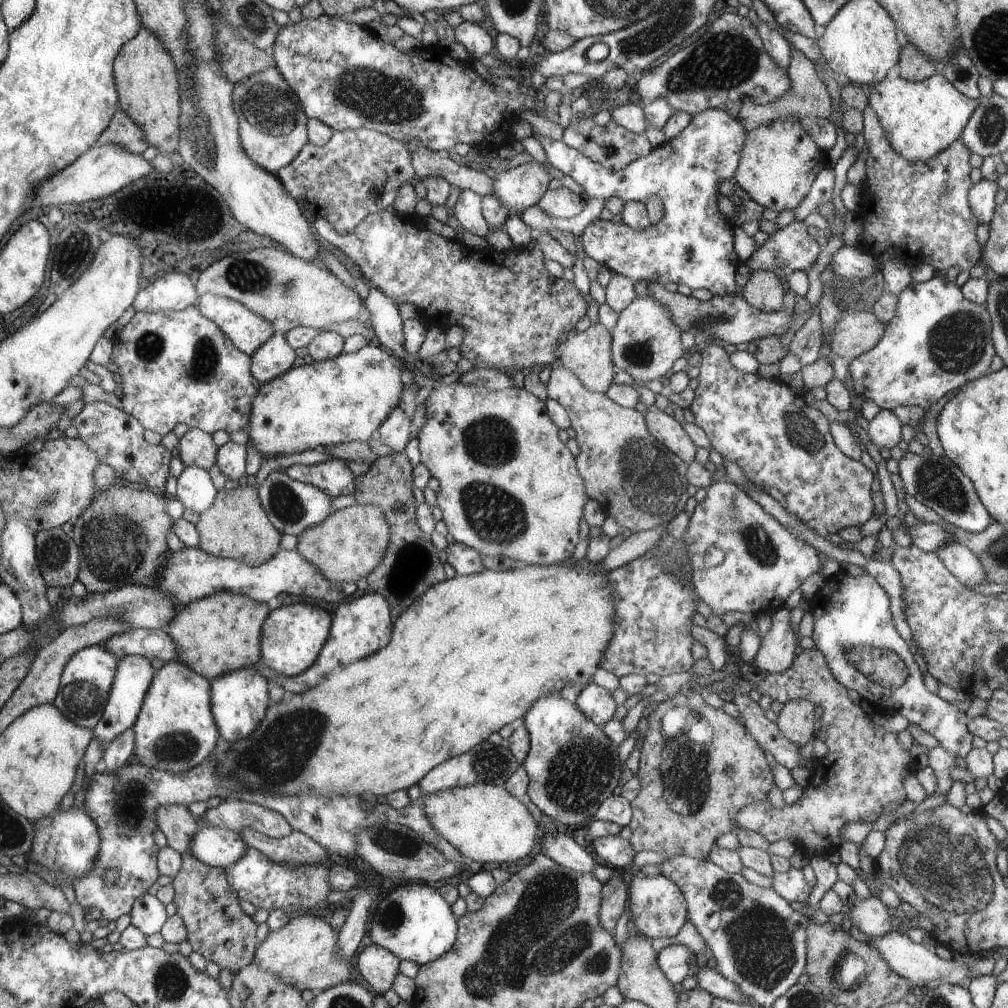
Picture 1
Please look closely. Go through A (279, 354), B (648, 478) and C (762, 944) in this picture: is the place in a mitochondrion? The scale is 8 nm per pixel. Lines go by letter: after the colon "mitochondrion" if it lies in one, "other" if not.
A: other
B: mitochondrion
C: mitochondrion

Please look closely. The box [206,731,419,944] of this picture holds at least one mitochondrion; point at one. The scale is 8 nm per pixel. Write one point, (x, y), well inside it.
(389, 915)

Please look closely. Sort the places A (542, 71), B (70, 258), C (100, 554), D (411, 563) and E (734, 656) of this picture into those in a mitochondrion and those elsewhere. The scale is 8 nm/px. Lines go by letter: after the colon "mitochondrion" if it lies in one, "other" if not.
A: other
B: mitochondrion
C: mitochondrion
D: mitochondrion
E: other

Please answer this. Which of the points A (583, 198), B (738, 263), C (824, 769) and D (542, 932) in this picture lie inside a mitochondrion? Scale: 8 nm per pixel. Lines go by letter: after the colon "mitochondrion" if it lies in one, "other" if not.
A: other
B: other
C: other
D: mitochondrion

